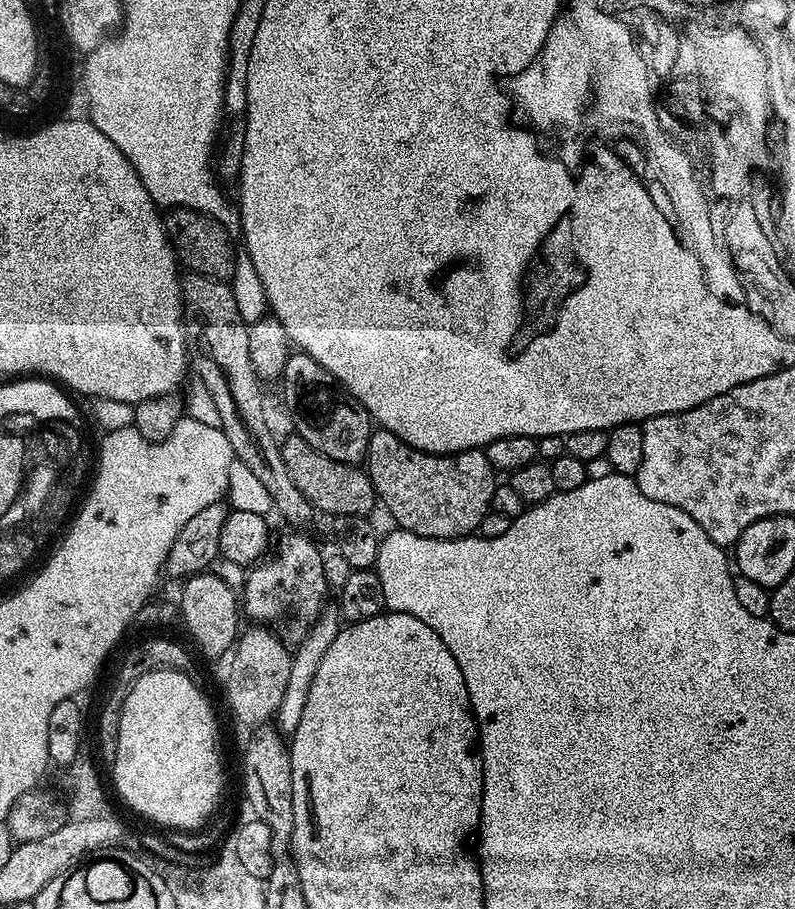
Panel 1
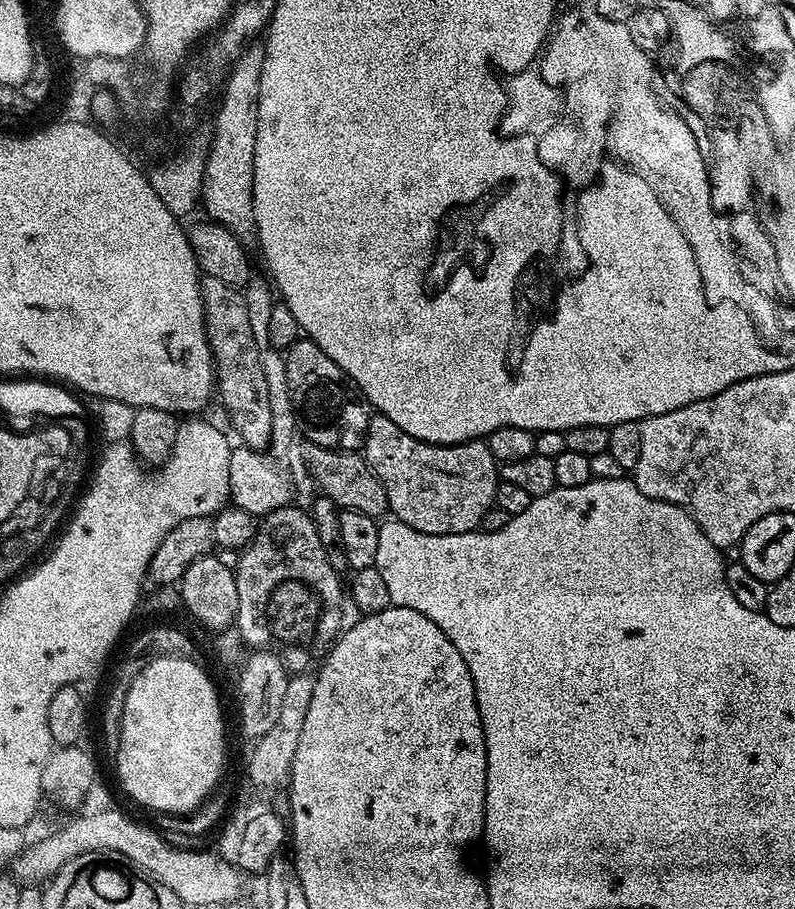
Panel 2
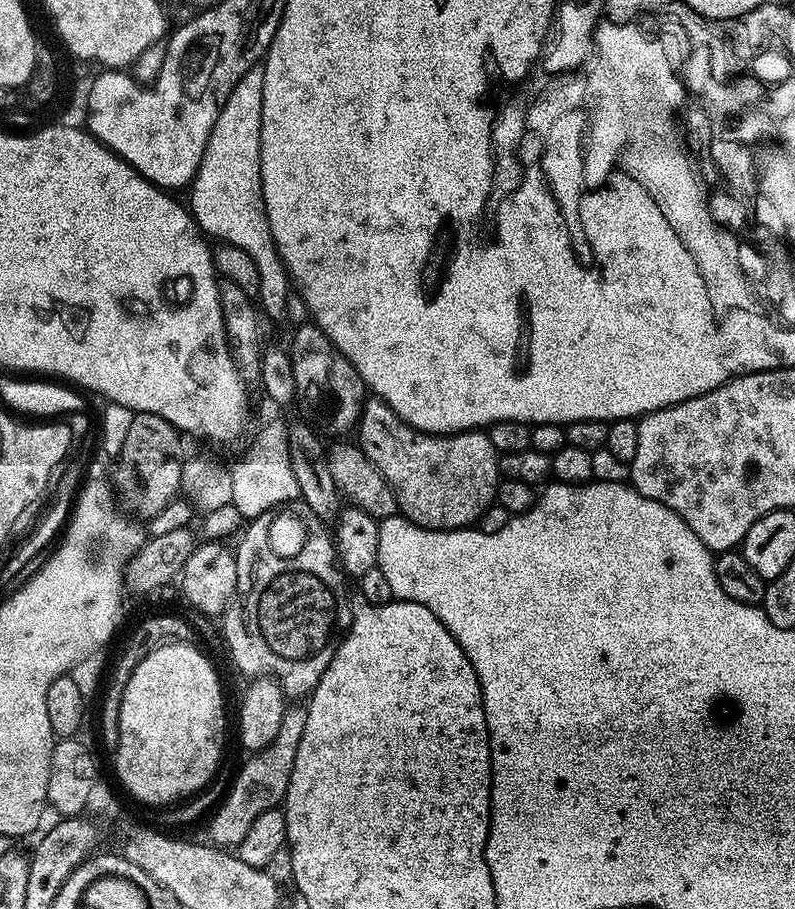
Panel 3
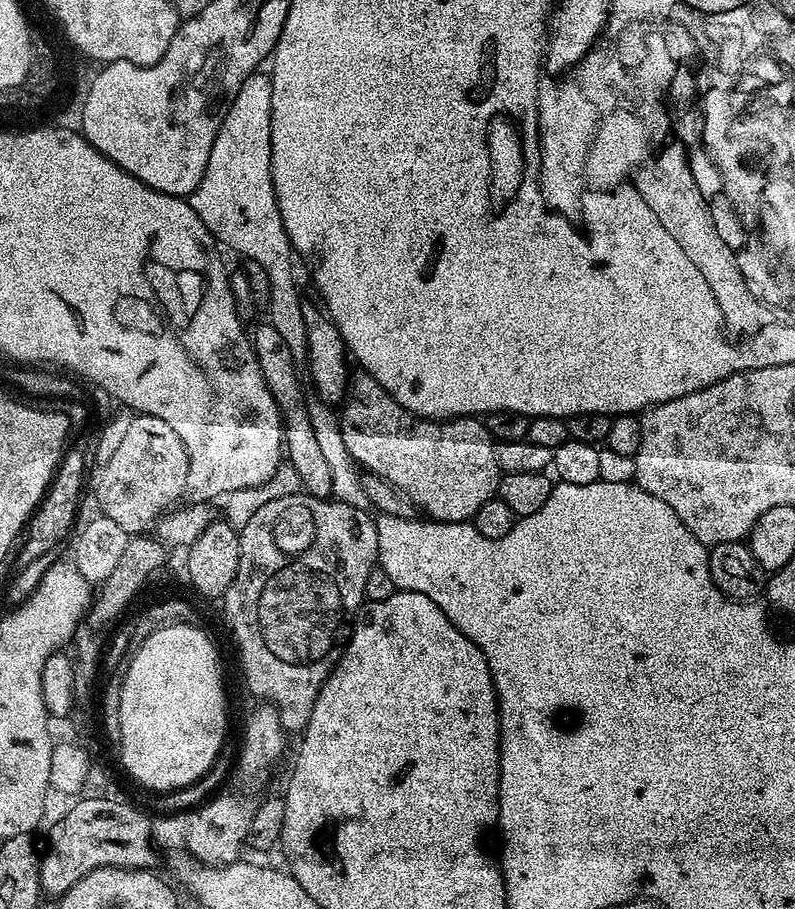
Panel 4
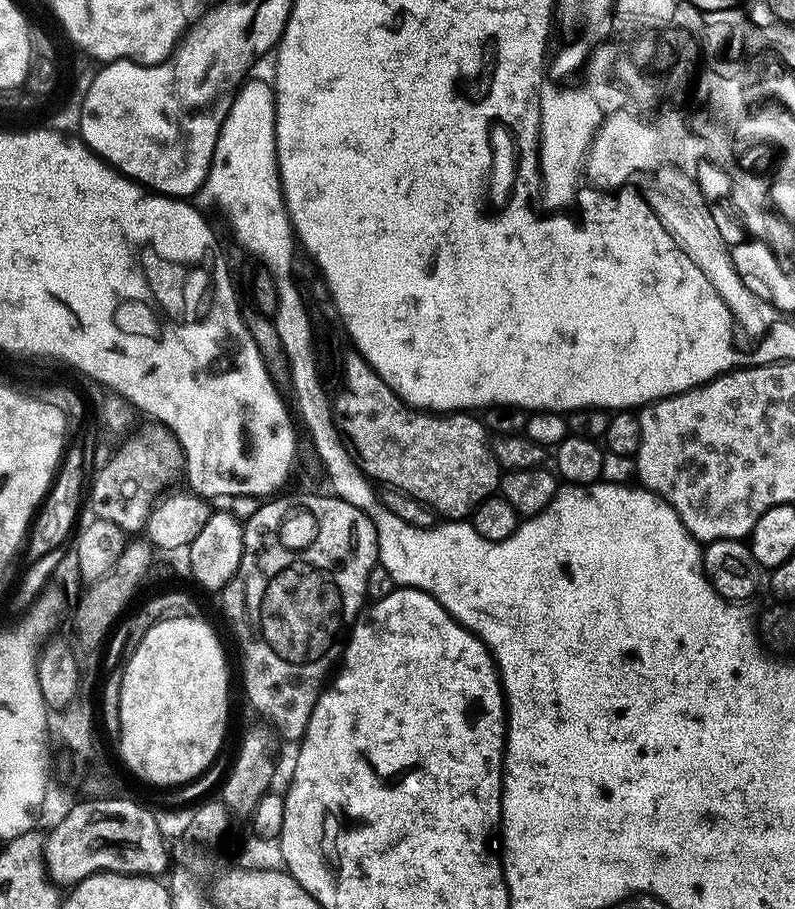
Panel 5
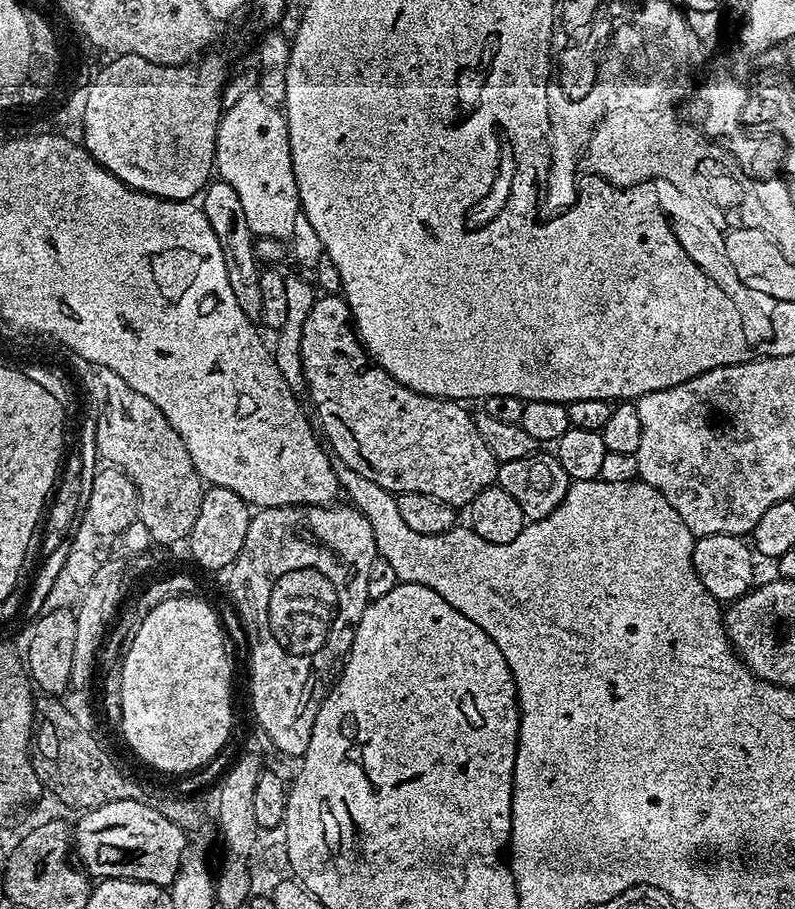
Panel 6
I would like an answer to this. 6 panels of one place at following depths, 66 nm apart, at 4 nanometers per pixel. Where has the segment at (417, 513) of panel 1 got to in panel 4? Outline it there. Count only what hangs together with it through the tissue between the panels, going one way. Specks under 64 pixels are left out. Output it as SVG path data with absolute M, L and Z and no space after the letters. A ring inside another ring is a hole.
M359 375L351 377L350 391L338 412L342 442L346 442L348 455L361 469L392 484L401 495L411 500L421 513L425 512L423 515L429 521L442 524L471 521L478 506L482 506L482 502L493 499L499 493L502 475L498 458L494 458L496 444L486 430L483 419L470 416L458 416L455 420L442 421L414 419L412 413L407 412L373 376Z

